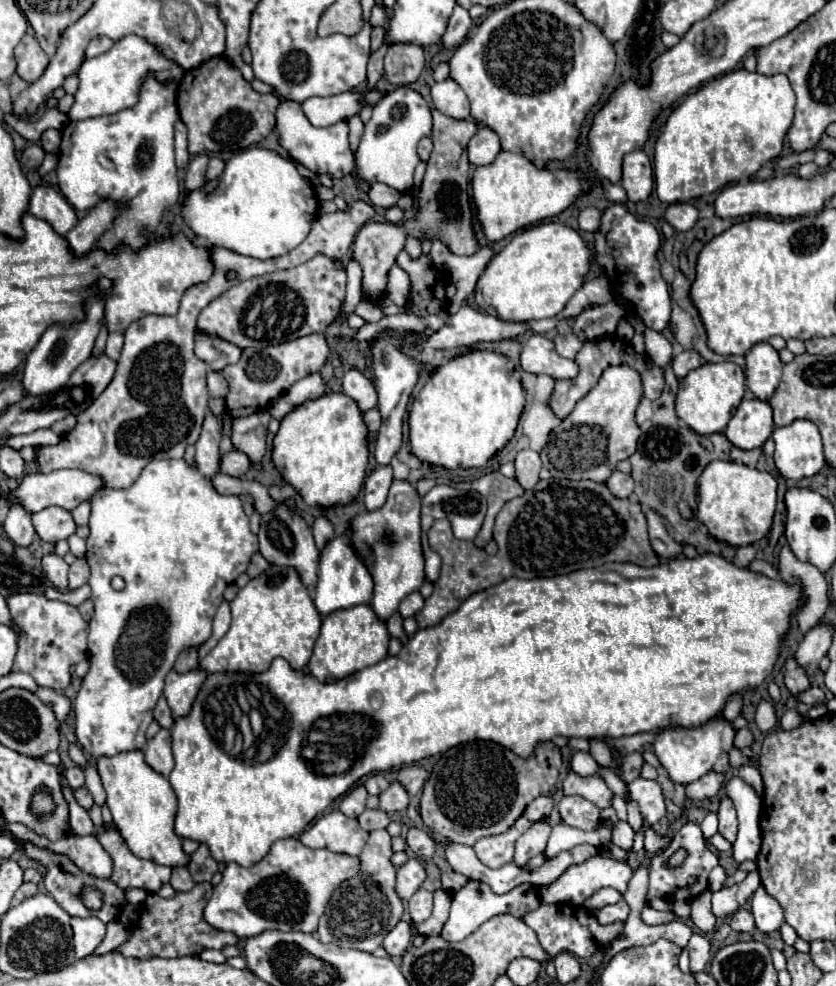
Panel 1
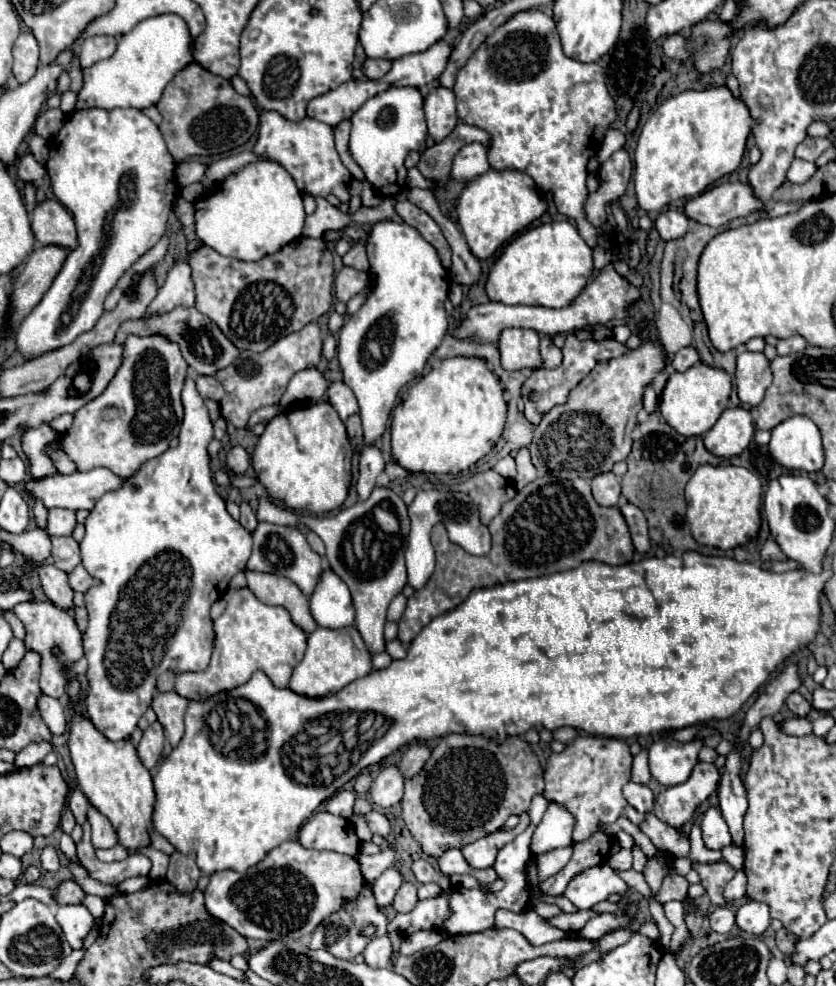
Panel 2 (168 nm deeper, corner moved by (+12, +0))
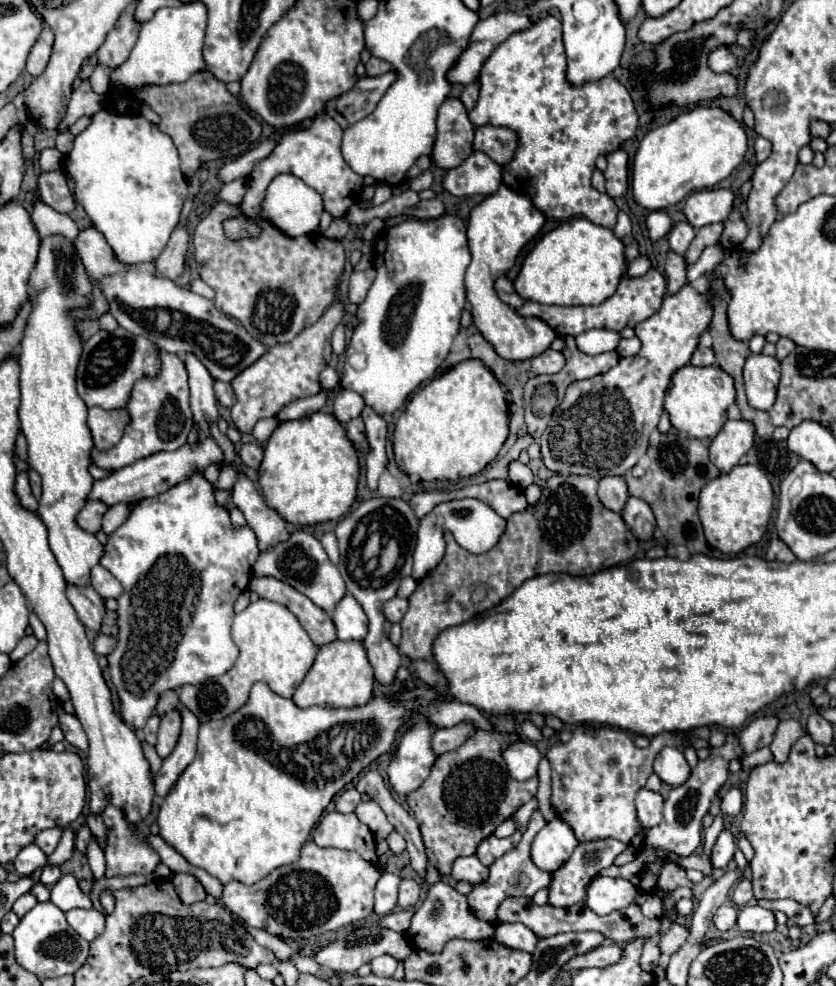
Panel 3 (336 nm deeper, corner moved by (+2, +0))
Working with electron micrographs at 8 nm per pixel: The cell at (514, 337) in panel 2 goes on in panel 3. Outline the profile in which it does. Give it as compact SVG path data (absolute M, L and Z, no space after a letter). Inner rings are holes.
M500 184L500 188L486 196L480 204L476 204L468 218L468 246L472 254L472 262L466 270L466 292L468 302L472 304L472 318L482 336L496 348L496 352L504 360L522 362L540 356L546 352L556 338L556 332L540 318L522 318L516 314L516 310L508 308L504 302L498 300L492 284L496 276L502 276L508 272L520 250L540 232L546 216L542 212L536 212L532 200L526 194L518 194L506 184Z

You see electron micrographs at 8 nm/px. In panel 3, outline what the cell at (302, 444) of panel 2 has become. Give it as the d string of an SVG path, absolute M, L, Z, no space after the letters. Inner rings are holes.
M314 412L306 418L282 422L272 432L264 446L264 460L258 472L266 504L286 522L308 526L314 522L338 520L350 510L356 500L360 466L346 428L336 416Z

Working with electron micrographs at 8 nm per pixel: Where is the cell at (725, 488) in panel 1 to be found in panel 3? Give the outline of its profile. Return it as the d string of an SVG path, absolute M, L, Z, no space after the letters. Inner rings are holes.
M752 464L734 466L730 472L724 472L718 478L706 482L700 492L698 516L704 526L704 536L708 544L724 554L738 554L748 546L760 542L768 528L774 504L772 500L774 492L770 480L764 472L760 472L760 468Z

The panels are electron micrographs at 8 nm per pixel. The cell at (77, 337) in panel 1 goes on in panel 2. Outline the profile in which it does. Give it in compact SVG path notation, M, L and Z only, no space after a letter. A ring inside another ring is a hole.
M136 108L78 110L64 122L58 138L54 140L56 142L52 142L50 146L46 170L52 180L56 198L74 216L80 246L66 256L62 270L54 278L50 290L30 312L30 316L26 316L26 320L20 324L16 332L16 344L24 358L36 358L48 350L66 346L82 332L94 328L96 320L104 312L102 304L106 294L116 286L118 278L164 234L174 196L178 196L180 190L174 180L176 162L166 150L158 126Z

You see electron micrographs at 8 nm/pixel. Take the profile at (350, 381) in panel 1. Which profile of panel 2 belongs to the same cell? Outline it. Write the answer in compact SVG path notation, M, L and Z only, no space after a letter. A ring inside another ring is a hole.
M334 382L328 388L328 402L334 406L334 410L338 412L338 416L342 418L342 422L358 412L358 402L354 392L344 384L344 382Z

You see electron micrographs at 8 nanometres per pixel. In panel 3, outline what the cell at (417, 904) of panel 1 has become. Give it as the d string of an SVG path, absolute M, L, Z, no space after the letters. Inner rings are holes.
M402 880L400 894L398 894L398 906L400 908L414 908L420 900L420 884L416 880Z

